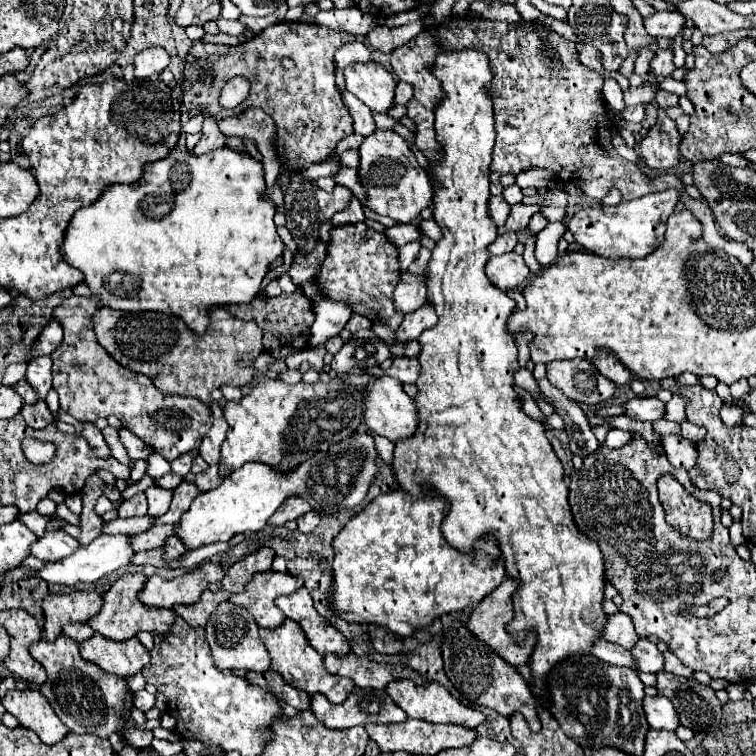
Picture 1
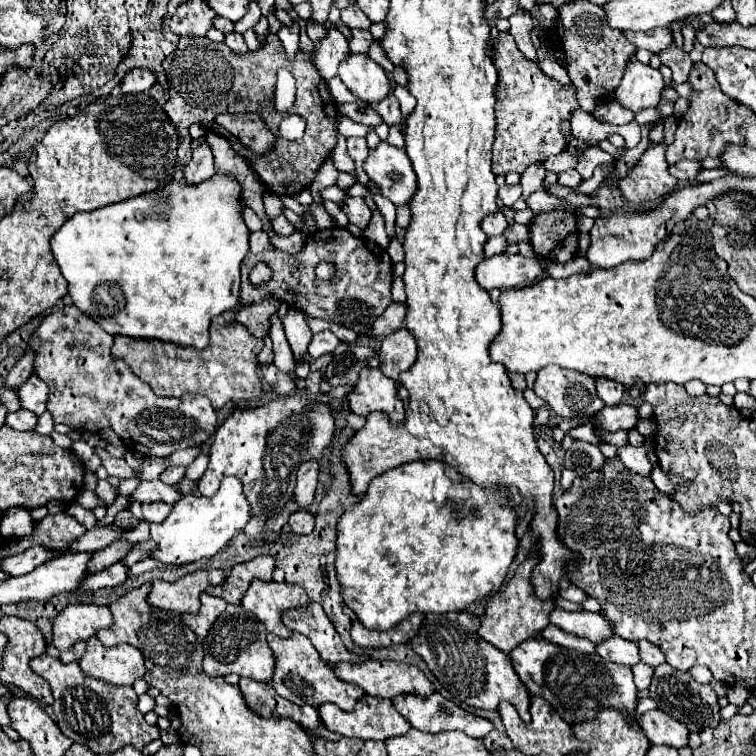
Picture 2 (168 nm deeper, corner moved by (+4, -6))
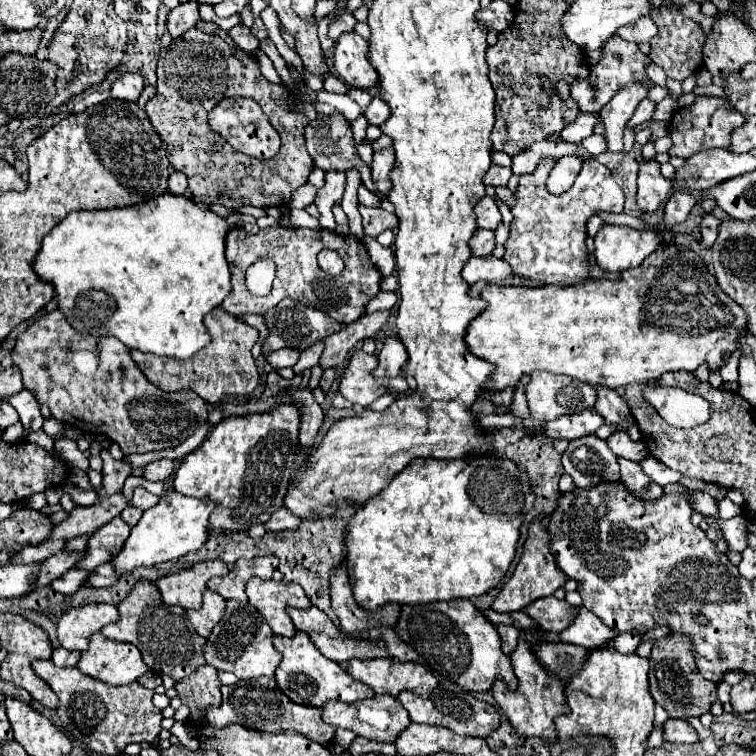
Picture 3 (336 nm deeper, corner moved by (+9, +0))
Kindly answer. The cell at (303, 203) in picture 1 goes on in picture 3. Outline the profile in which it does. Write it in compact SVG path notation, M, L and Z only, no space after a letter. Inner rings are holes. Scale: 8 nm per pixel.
M358 207L360 215L362 215L362 227L364 227L364 235L376 239L378 233L382 233L384 229L394 229L398 225L398 217L394 213L388 213L384 209L372 209L372 207Z

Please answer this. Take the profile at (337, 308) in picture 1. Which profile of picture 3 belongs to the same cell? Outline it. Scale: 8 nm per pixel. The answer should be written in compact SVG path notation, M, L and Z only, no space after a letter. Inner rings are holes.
M316 341L312 343L306 351L302 351L300 355L300 361L294 365L294 373L302 373L304 369L308 367L314 367L322 355L322 349L324 349L324 341Z

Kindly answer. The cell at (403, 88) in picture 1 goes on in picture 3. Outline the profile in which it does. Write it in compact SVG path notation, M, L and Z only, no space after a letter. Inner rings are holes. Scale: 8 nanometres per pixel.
M372 97L372 101L370 101L368 109L364 111L364 115L368 117L370 125L382 125L390 117L390 107L380 97Z

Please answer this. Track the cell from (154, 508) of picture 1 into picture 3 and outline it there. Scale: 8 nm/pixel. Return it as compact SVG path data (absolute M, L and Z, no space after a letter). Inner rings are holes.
M136 487L136 489L134 489L134 497L132 497L132 505L134 505L134 507L140 507L140 509L146 511L146 509L154 507L158 501L160 501L158 495L152 495L152 493L148 493L148 491L142 489L142 487Z

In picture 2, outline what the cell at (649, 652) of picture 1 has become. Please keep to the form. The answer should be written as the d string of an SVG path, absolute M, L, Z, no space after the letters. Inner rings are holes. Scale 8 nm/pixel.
M613 635L611 639L607 639L607 643L597 643L595 645L597 653L607 659L607 661L613 661L613 663L621 663L621 665L637 665L641 661L639 657L639 647L637 643L631 643L631 641L625 641L617 635Z

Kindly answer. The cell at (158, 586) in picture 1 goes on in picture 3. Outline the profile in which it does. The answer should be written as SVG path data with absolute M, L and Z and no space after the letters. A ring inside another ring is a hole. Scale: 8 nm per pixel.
M200 561L190 569L182 569L178 573L160 577L156 587L166 605L180 605L184 609L198 609L202 605L202 591L206 589L206 581L216 575L226 575L230 569L224 561Z

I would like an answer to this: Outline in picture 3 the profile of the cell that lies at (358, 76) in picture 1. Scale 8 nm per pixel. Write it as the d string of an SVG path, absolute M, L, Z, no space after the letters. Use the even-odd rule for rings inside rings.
M346 33L336 41L334 69L350 87L366 91L378 85L378 73L368 61L368 43L358 33Z

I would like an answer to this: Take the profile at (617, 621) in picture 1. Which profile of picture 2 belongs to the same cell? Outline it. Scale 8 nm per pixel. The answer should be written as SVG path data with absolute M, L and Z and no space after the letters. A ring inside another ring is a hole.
M555 607L551 611L549 621L553 625L557 625L559 629L579 635L579 637L587 637L593 643L605 641L609 637L613 637L613 629L611 623L607 623L607 619L599 613L587 613L587 611L565 611L561 607Z

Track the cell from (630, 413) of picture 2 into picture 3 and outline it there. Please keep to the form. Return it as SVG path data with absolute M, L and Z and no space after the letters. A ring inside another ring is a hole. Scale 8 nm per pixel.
M594 407L584 409L582 413L558 417L554 421L548 421L540 431L548 437L564 437L564 439L576 439L584 435L592 435L598 427L604 425L604 419L596 413Z

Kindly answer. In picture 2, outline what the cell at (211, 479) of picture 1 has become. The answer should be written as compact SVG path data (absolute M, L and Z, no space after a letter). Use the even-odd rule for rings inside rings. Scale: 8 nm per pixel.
M141 481L137 485L137 489L131 493L129 497L129 503L127 507L133 503L133 501L139 501L139 503L155 503L155 501L167 501L169 505L173 505L175 501L179 501L179 497L183 497L175 485L163 485L157 481Z

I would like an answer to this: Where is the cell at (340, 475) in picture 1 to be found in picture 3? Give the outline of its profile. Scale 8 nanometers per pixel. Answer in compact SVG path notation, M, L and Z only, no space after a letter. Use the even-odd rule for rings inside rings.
M178 491L164 493L160 497L158 505L144 511L138 525L132 527L132 533L130 533L128 541L124 543L122 551L112 559L116 571L126 575L136 567L150 567L156 563L180 559L186 553L202 549L208 541L208 519L214 509L216 509L216 505L206 499L188 497Z

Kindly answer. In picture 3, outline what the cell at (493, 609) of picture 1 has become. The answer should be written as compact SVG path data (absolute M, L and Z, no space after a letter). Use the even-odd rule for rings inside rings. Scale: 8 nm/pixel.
M536 519L530 527L528 527L528 539L524 543L524 551L522 551L522 559L520 563L516 565L516 571L512 573L510 581L500 589L500 593L496 595L494 603L492 603L492 609L498 611L498 613L504 613L504 611L520 611L524 609L526 605L534 603L536 599L540 597L550 597L554 595L556 589L564 587L566 583L566 575L556 567L556 561L554 561L554 555L550 553L548 549L548 533L544 531L542 527L542 521Z

